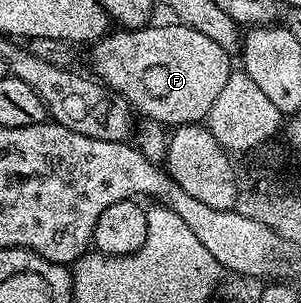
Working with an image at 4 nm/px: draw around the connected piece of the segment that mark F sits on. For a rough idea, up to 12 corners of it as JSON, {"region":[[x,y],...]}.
{"region":[[187,25],[93,42],[93,76],[163,127],[205,122],[231,54]]}

